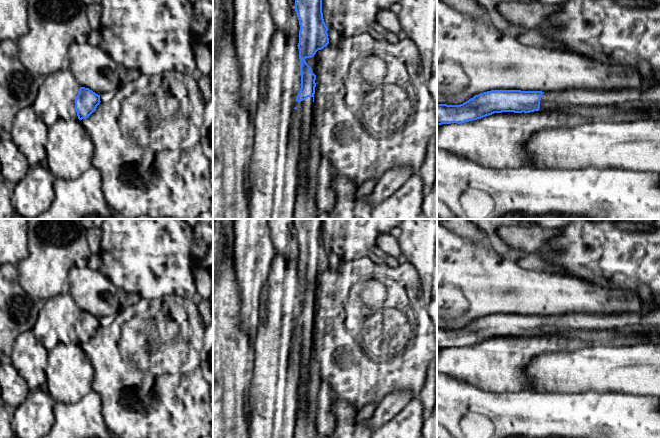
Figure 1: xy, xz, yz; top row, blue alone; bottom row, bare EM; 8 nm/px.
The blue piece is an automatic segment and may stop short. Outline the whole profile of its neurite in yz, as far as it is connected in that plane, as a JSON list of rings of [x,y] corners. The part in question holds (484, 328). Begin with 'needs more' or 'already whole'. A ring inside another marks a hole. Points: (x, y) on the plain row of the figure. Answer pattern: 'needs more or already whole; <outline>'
needs more; [[[660,310],[646,315],[641,313],[583,314],[564,313],[556,315],[521,315],[491,314],[475,319],[460,329],[437,327],[437,349],[457,347],[481,343],[494,337],[514,336],[530,337],[539,334],[567,334],[581,338],[591,344],[610,343],[617,337],[646,336],[650,340],[660,341]]]

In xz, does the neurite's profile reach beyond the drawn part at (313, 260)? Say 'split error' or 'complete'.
split error

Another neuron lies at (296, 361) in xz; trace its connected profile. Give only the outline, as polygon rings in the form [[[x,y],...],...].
[[[294,333],[293,348],[289,361],[293,371],[295,371],[298,374],[299,380],[302,376],[303,360],[301,358],[301,346],[297,337],[297,333]]]

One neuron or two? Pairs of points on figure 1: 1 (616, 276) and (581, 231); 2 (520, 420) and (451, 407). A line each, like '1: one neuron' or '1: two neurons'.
1: one neuron
2: one neuron

